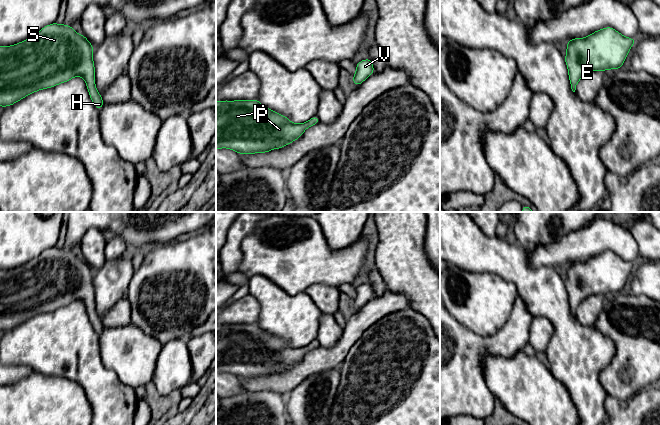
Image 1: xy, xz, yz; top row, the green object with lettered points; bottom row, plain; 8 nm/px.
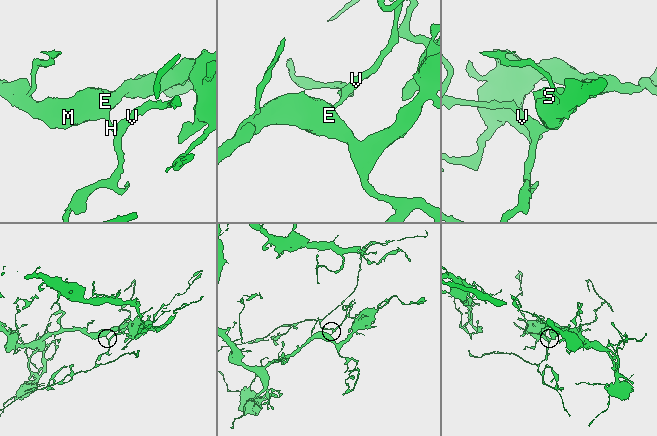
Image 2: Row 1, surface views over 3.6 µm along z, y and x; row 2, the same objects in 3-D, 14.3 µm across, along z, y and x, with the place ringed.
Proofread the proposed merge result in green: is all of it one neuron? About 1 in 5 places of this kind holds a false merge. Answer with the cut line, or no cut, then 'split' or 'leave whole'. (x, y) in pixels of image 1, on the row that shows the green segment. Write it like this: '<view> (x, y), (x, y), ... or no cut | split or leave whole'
no cut | leave whole

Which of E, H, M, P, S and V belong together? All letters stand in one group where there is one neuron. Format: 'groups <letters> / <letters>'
groups E H M P S V

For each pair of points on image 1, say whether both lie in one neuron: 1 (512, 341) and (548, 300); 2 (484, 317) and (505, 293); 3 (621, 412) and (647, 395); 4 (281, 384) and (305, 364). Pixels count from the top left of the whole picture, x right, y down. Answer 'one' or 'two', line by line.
1: two
2: one
3: one
4: one

